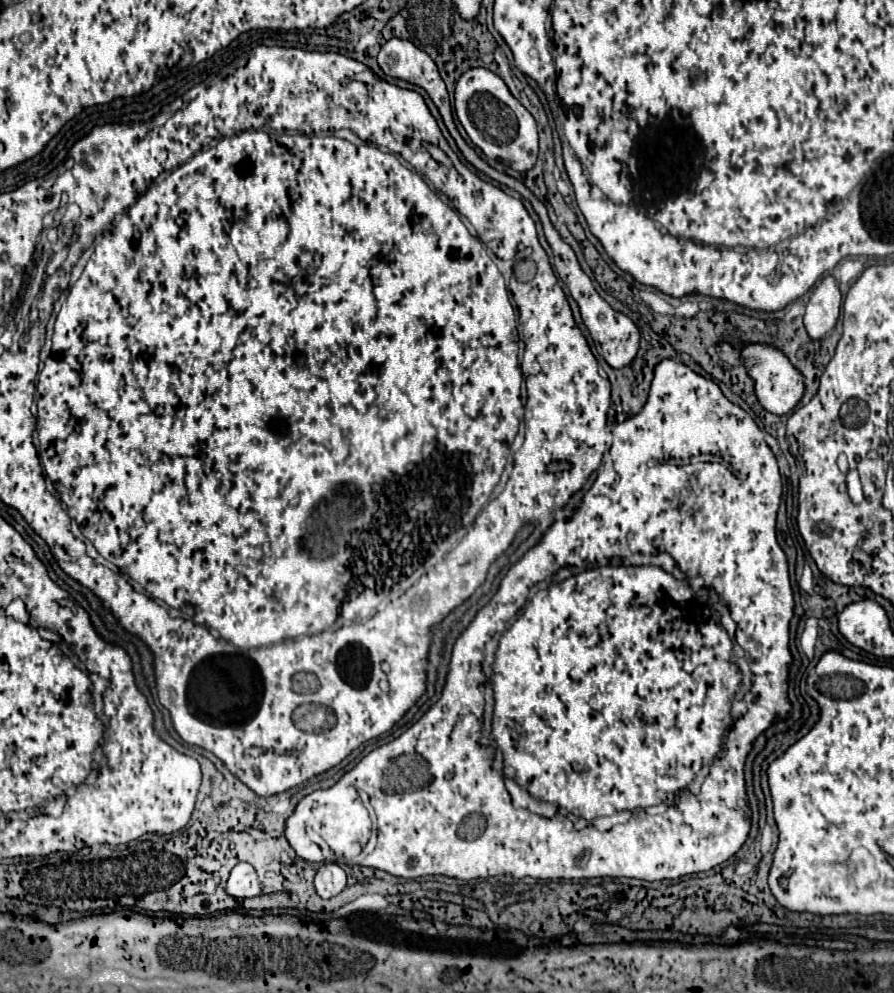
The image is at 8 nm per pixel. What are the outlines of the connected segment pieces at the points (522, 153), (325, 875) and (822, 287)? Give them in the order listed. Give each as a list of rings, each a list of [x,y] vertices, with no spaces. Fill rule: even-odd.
[[[477,67],[461,75],[455,85],[455,113],[471,141],[489,157],[501,159],[515,171],[529,171],[537,161],[537,123],[511,95],[501,77]]]
[[[325,863],[315,875],[317,895],[323,899],[335,897],[345,889],[345,881],[347,881],[347,875],[337,863]]]
[[[829,275],[815,287],[803,315],[805,329],[813,341],[825,339],[825,335],[833,331],[839,319],[839,307],[841,307],[841,293],[835,279]]]

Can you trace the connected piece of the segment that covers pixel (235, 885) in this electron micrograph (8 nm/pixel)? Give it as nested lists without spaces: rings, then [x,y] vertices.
[[[240,862],[231,871],[231,877],[227,881],[227,893],[239,899],[245,897],[257,897],[261,893],[261,885],[257,873],[252,865]]]

